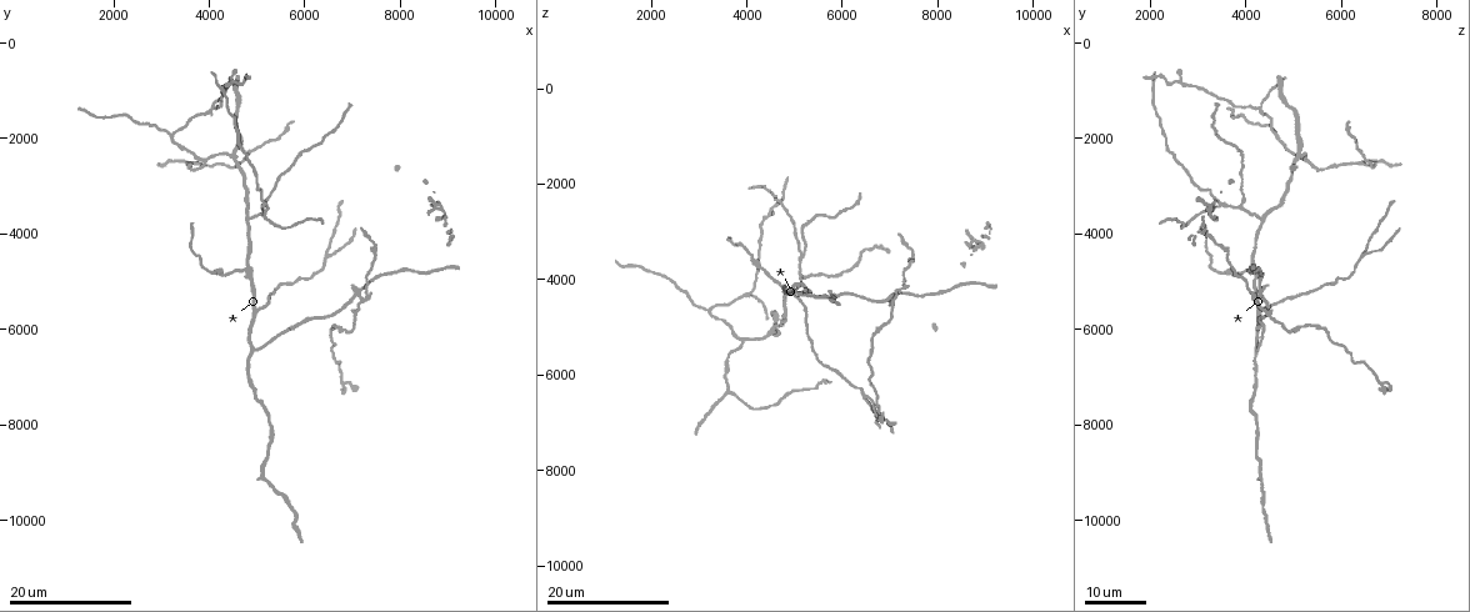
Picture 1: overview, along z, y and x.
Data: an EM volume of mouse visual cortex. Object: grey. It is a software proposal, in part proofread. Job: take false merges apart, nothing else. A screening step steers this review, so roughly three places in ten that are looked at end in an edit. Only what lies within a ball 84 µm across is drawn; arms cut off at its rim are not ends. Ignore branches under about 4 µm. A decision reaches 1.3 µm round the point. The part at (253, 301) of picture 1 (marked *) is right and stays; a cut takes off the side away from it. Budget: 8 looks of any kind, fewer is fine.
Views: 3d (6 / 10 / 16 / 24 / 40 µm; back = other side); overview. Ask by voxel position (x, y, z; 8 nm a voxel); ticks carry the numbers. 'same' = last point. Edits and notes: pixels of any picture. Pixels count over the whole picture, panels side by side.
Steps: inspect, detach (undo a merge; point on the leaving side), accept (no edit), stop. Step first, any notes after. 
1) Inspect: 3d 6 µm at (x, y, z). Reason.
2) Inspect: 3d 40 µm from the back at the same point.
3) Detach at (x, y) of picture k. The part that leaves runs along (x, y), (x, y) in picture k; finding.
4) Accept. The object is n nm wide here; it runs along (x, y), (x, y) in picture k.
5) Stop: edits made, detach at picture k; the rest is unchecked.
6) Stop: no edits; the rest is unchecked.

Inspect: 3d 24 µm at (4800, 3700, 4300). Arms part here.

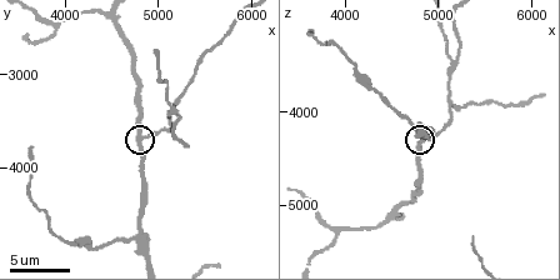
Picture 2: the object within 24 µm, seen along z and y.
Inspect: 3d 6 µm at the same point.

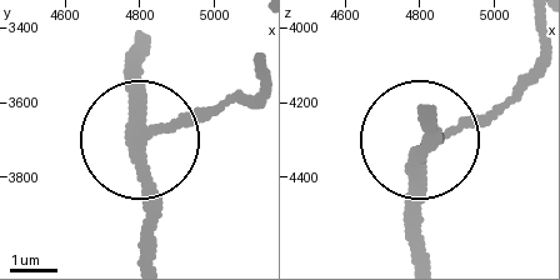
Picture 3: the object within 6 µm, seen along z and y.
Accept. It runs along (426, 109), (414, 145), (474, 125), (534, 73) in picture 3; one neuron here.

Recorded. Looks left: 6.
Inspect: 3d 16 µm at (4450, 2350, 5100). Four or more arms meet.

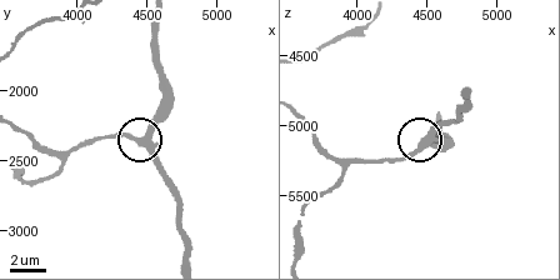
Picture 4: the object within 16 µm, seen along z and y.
Inspect: 3d 10 µm at (4480, 2360, 5140).

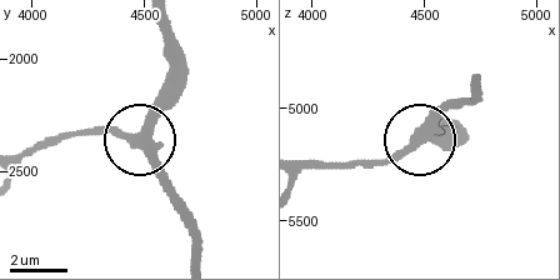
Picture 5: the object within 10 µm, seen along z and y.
Accept. 4 arms meet here; continuous, no second neuron.

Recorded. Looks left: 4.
Inspect: 3d 10 µm at (4750, 4750, 4150). Three arms meet.

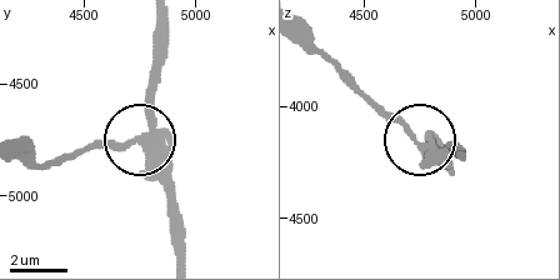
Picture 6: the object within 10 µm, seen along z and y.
Detach at (124, 143) of picture 6. The part that leaves runs along (153, 153), (133, 141), (98, 141), (40, 163), (25, 160) in picture 6; a second neuron is stuck on.

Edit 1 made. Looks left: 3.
Inspect: overview.

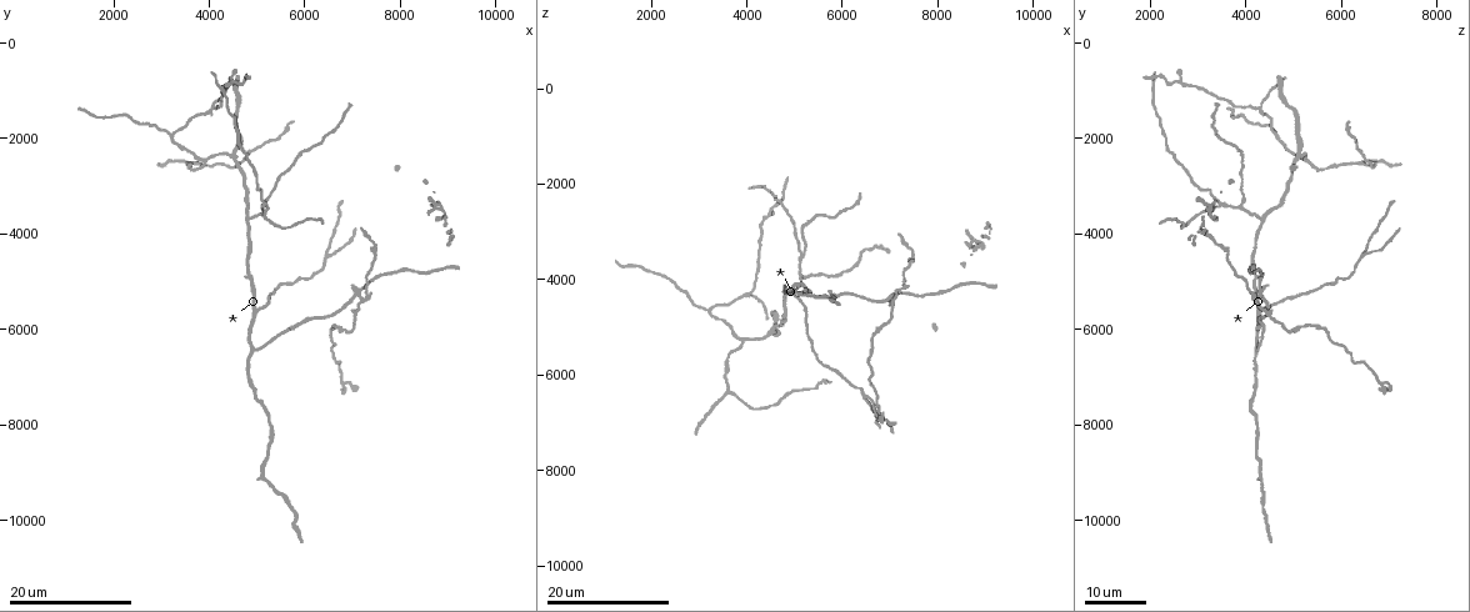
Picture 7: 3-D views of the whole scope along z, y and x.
Inspect: 3d 24 µm at (6550, 4500, 6400). Two arms in line, one across.

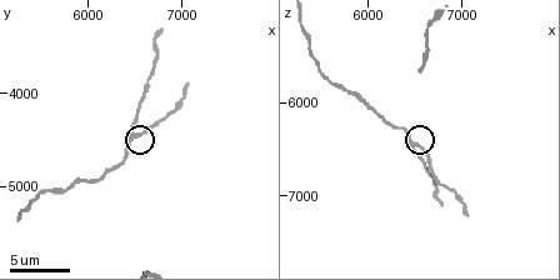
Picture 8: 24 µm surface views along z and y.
Inspect: 3d 10 µm at (6500, 4450, 6450).

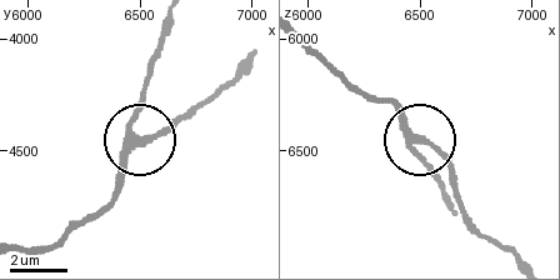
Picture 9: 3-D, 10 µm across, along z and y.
Accept. The side arm is 9 µm long; all the same neuron.

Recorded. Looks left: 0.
Stop: edits made, detach at picture 6; the rest is unchecked.

